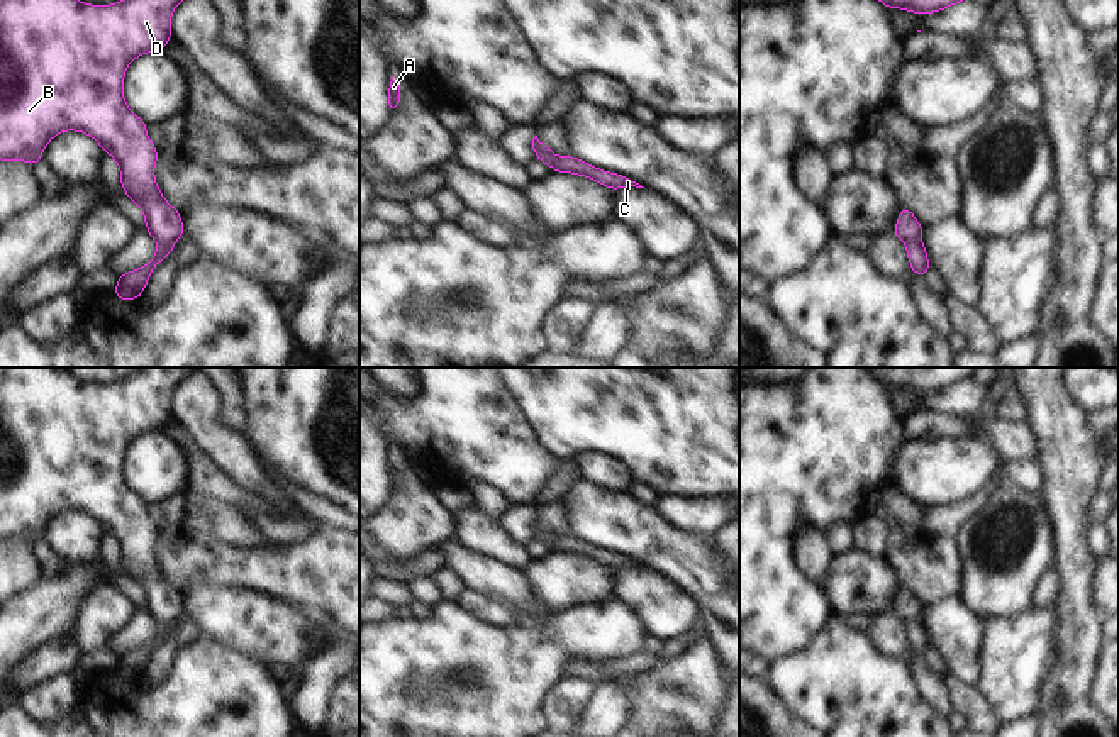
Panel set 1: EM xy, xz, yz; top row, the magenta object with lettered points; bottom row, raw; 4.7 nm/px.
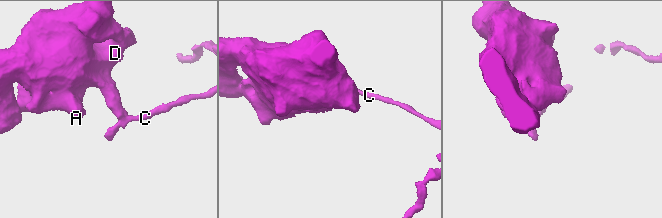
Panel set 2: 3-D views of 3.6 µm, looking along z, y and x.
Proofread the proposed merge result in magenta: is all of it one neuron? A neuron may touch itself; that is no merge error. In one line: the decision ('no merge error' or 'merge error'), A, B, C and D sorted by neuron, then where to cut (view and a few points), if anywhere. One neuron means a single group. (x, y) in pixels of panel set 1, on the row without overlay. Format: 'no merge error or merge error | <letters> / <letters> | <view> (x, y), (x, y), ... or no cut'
merge error | A B D / C | xz (553, 534), (546, 539), (536, 537)

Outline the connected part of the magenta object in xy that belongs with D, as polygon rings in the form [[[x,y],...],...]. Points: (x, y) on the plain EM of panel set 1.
[[[0,368],[0,539],[25,540],[34,546],[46,524],[64,510],[92,515],[120,547],[124,573],[134,579],[146,600],[148,613],[158,623],[183,617],[183,601],[159,571],[154,557],[158,530],[146,513],[146,501],[124,479],[124,454],[141,434],[163,430],[171,418],[171,393],[198,368],[136,368],[117,383],[102,386],[81,383],[61,368]]]

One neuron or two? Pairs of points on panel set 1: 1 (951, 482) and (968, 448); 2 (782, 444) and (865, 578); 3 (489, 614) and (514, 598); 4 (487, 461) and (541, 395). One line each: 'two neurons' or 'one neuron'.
1: one neuron
2: two neurons
3: two neurons
4: two neurons

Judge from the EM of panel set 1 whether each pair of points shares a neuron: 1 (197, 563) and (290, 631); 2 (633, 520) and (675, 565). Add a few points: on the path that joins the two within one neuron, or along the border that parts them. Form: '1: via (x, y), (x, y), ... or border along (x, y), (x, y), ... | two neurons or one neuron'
1: border along (194, 585), (253, 588), (272, 597) | two neurons
2: via (640, 532), (658, 554), (663, 554) | one neuron

